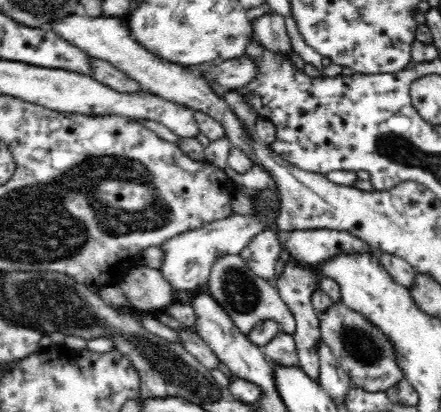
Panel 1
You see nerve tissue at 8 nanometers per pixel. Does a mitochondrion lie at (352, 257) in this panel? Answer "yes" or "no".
no

